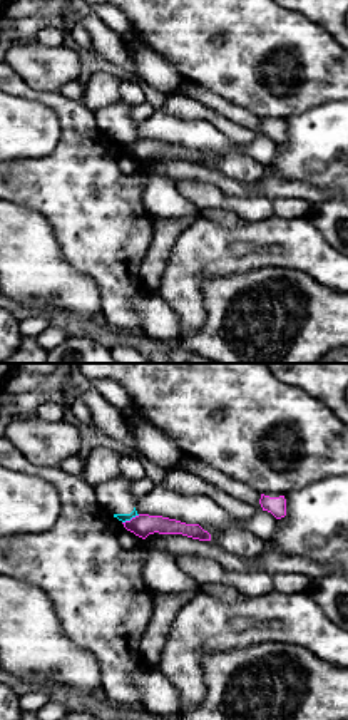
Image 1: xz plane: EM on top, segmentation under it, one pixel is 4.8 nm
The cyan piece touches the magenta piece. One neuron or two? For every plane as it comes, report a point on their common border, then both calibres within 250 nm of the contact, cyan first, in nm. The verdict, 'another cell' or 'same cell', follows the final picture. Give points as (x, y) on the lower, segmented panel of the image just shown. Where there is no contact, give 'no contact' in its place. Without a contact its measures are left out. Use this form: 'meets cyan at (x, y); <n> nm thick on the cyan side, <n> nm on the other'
meets cyan at (131, 518); 40 nm thick on the cyan side, 110 nm on the other

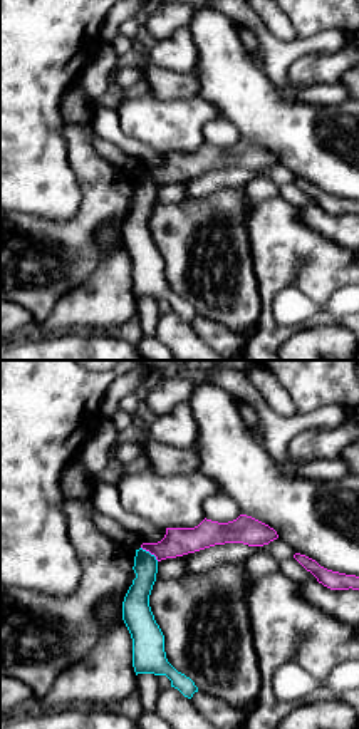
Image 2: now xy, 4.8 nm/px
meets cyan at (148, 552); 130 nm thick on the cyan side, 140 nm on the other

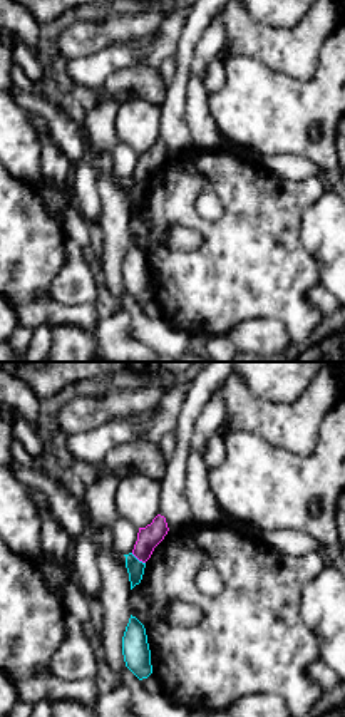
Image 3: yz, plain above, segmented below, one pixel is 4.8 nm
meets cyan at (136, 558); 80 nm thick on the cyan side, 110 nm on the other

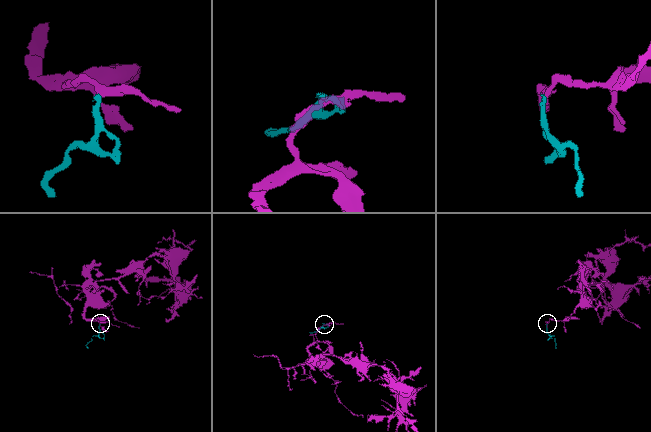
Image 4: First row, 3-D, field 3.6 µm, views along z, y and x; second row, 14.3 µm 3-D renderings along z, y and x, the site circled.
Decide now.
another cell

